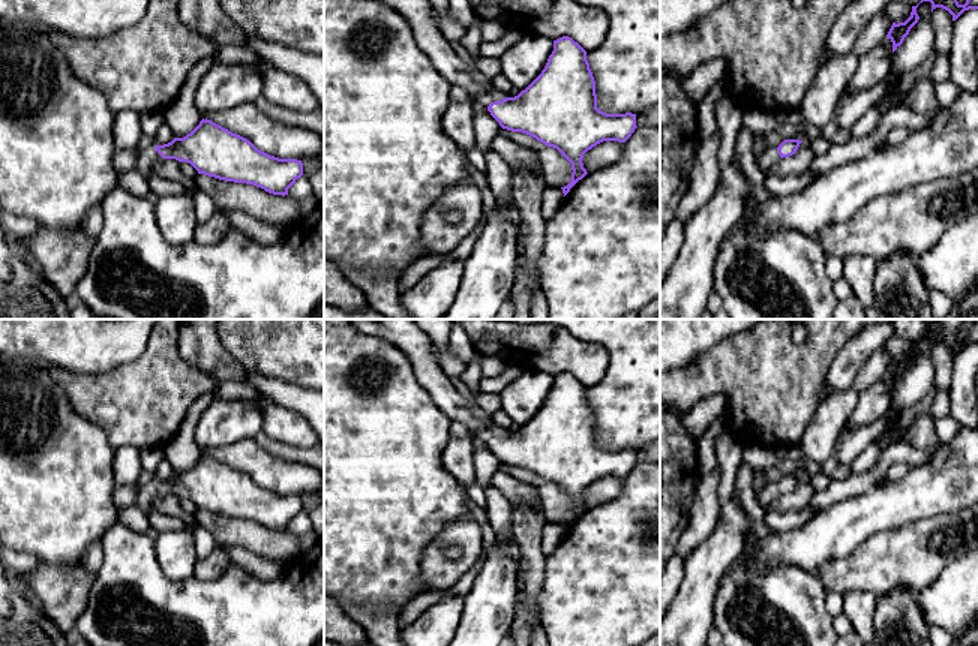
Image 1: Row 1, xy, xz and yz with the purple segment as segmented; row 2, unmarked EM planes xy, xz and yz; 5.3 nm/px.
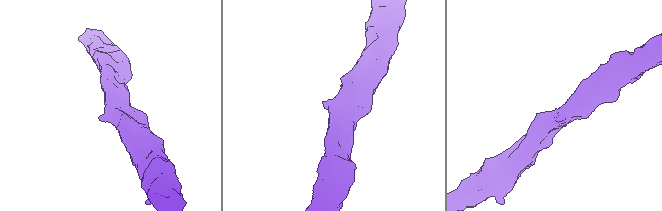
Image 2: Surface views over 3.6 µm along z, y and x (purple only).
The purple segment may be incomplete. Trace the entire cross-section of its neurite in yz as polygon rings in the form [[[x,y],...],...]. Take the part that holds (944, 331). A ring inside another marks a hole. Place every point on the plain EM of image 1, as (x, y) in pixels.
[[[936,319],[934,322],[927,324],[924,334],[920,337],[930,337],[932,348],[936,343],[942,343],[952,351],[956,357],[964,346],[978,345],[978,319]]]

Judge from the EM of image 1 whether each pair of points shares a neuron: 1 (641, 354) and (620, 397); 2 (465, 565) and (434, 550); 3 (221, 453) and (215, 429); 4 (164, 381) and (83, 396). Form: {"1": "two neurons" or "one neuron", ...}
{"1": "one neuron", "2": "one neuron", "3": "two neurons", "4": "one neuron"}

